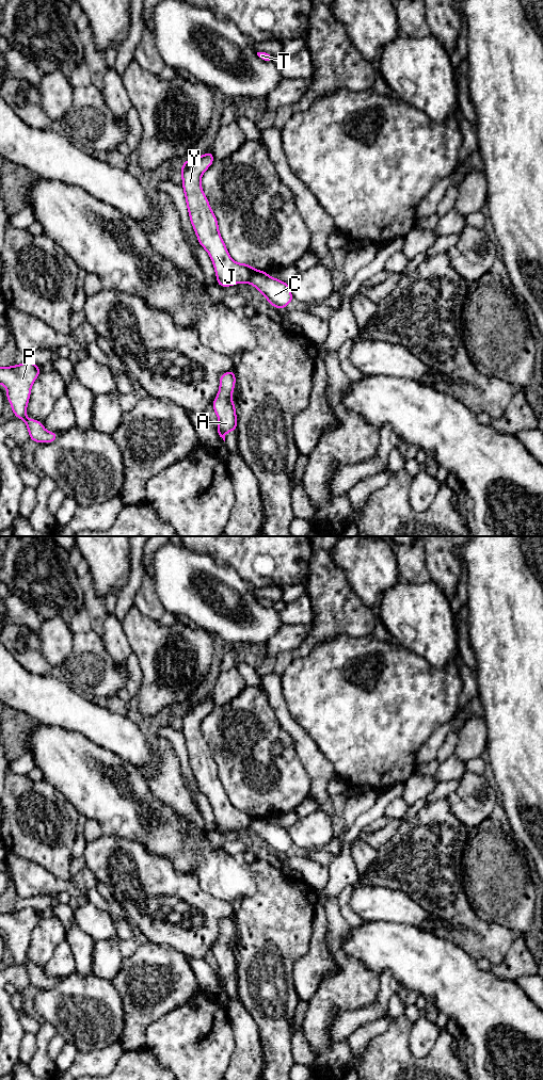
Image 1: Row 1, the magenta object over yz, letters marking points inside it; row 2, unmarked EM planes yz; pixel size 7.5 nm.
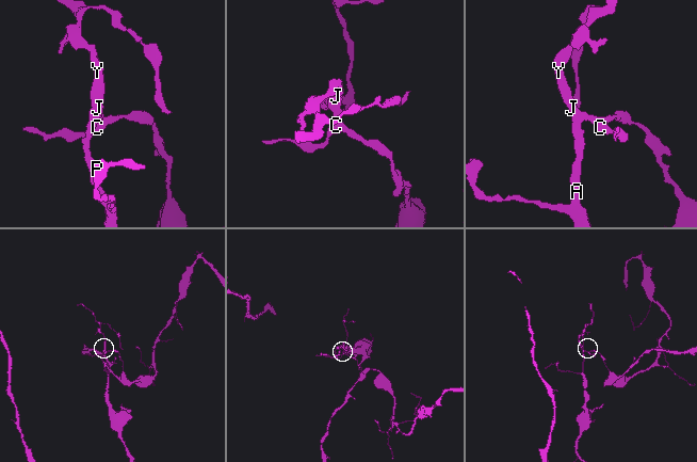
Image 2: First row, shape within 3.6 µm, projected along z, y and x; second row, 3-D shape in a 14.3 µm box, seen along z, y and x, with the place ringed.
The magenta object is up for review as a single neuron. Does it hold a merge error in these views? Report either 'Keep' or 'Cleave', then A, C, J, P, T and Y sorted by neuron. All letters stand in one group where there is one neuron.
Cleave. Groups: A J P T Y / C

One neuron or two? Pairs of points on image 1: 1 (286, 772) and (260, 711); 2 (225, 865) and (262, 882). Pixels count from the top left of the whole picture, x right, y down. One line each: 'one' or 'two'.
1: one
2: two

